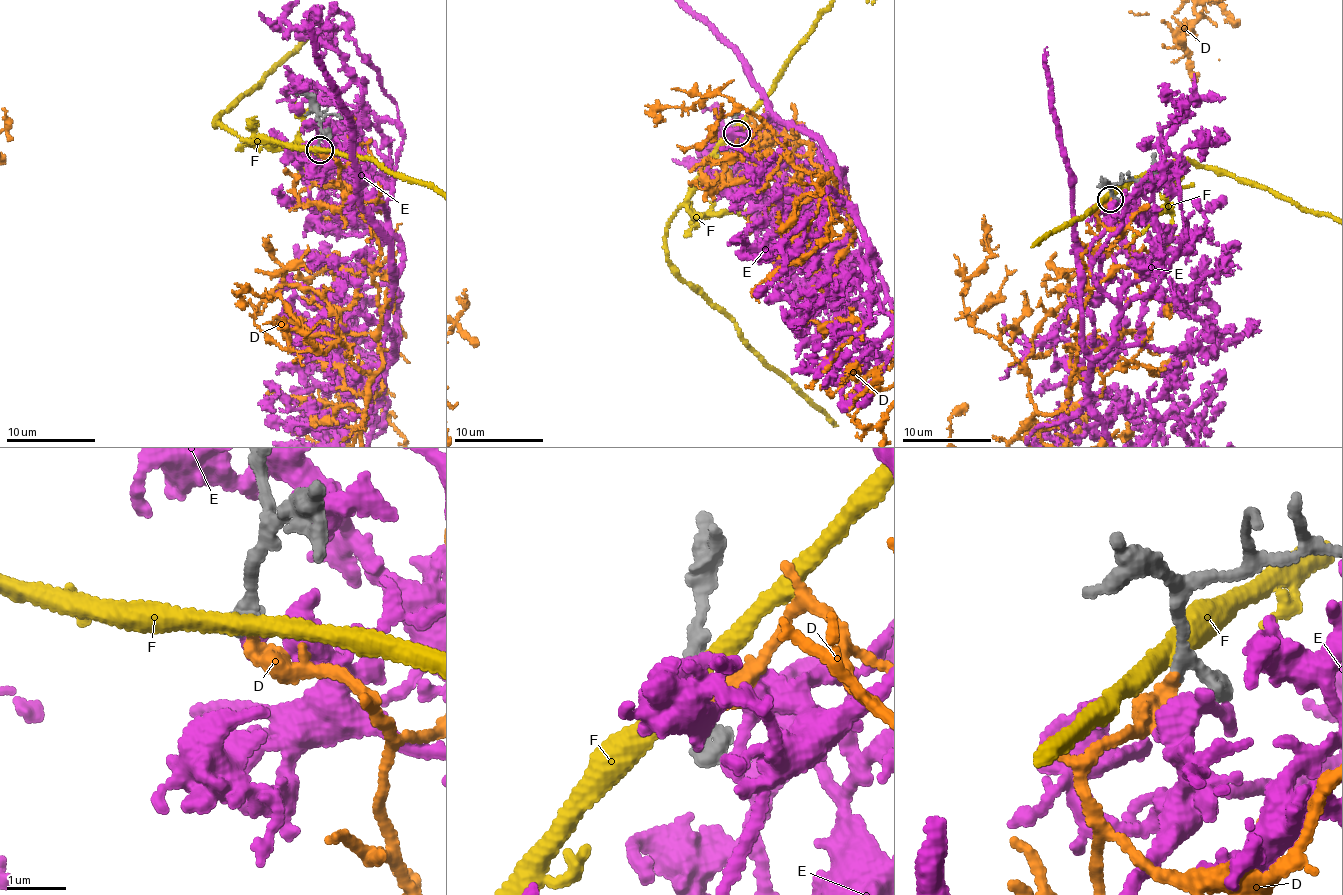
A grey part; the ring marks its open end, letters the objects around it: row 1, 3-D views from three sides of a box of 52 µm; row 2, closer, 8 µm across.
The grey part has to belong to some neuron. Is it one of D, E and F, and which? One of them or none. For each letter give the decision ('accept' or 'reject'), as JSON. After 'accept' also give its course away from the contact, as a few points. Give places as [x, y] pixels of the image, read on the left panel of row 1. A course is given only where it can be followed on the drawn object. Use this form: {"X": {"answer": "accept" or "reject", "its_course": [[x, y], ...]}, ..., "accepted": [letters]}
{"D": {"answer": "accept"}, "E": {"answer": "reject"}, "F": {"answer": "reject"}, "accepted": ["D"]}

